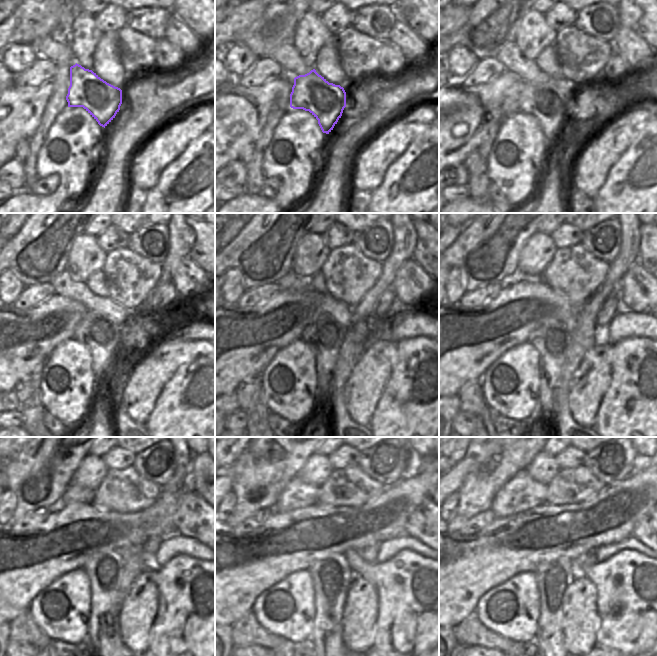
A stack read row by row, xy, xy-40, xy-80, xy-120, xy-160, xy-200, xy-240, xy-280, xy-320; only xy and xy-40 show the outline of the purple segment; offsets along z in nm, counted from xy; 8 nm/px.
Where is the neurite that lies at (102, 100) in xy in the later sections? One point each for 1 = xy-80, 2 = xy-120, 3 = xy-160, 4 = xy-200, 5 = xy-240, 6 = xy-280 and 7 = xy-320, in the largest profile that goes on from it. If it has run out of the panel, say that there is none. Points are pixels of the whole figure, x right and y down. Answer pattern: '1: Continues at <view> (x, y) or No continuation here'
1: Continues at xy-80 (548, 104)
2: Continues at xy-120 (102, 337)
3: Continues at xy-160 (337, 351)
4: Continues at xy-200 (561, 353)
5: Continues at xy-240 (111, 578)
6: Continues at xy-280 (331, 578)
7: Continues at xy-320 (553, 578)

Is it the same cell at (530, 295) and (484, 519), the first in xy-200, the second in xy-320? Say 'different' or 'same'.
different

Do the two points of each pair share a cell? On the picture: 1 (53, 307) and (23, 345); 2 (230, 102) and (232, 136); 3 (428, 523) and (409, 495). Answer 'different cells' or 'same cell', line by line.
1: same cell
2: same cell
3: different cells

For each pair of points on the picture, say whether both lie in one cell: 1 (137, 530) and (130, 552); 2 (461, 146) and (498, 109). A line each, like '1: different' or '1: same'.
1: different
2: same

